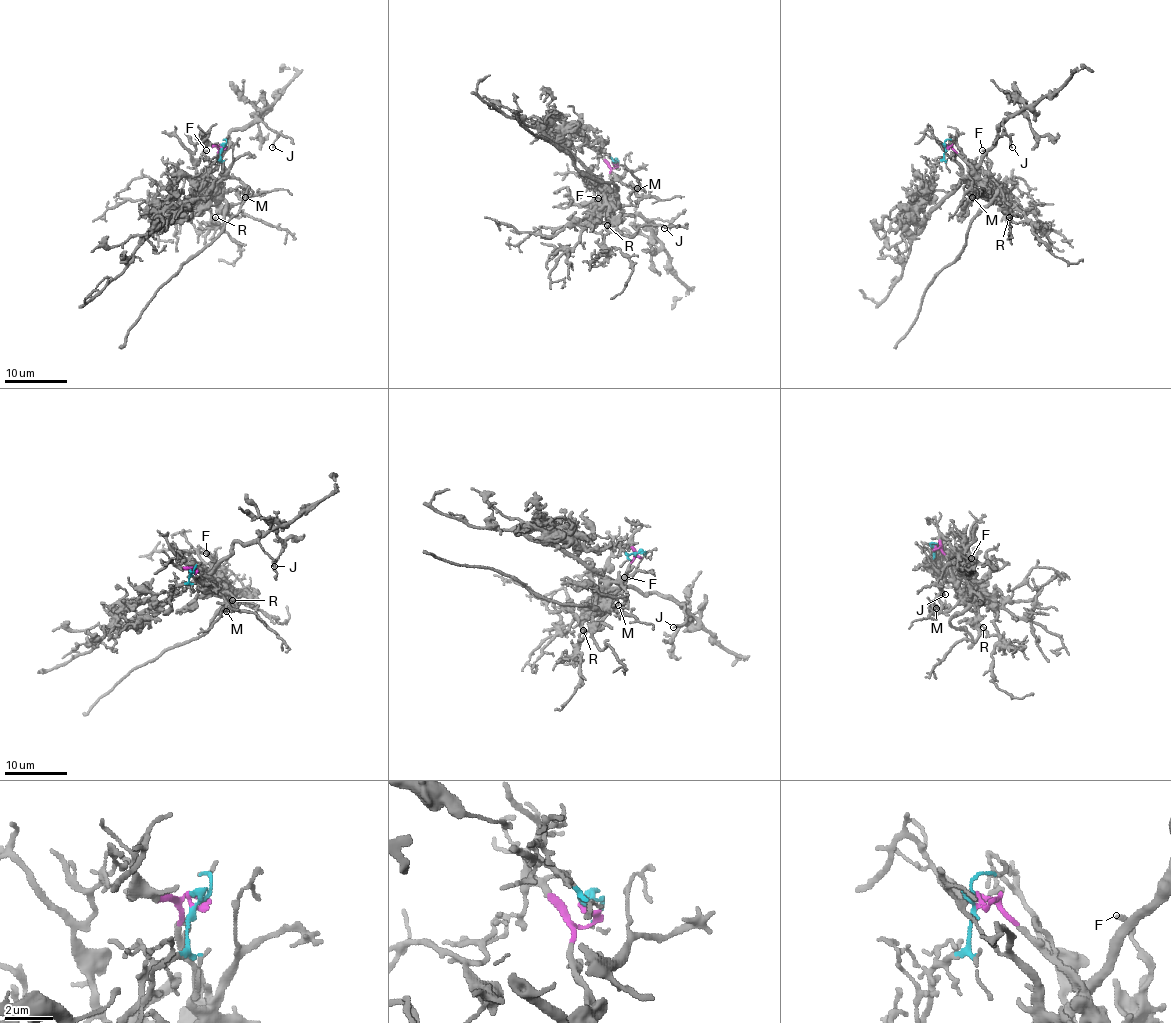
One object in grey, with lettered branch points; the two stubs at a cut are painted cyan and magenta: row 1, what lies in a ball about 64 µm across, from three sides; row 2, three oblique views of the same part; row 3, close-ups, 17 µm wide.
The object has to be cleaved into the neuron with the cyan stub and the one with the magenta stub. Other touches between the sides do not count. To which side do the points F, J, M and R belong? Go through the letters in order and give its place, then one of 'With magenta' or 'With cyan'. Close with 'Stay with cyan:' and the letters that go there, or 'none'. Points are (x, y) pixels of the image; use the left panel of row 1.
F: Place: (206, 150). With magenta
J: Place: (272, 147). With cyan
M: Place: (245, 197). With magenta
R: Place: (215, 217). With magenta
Stay with cyan: J

